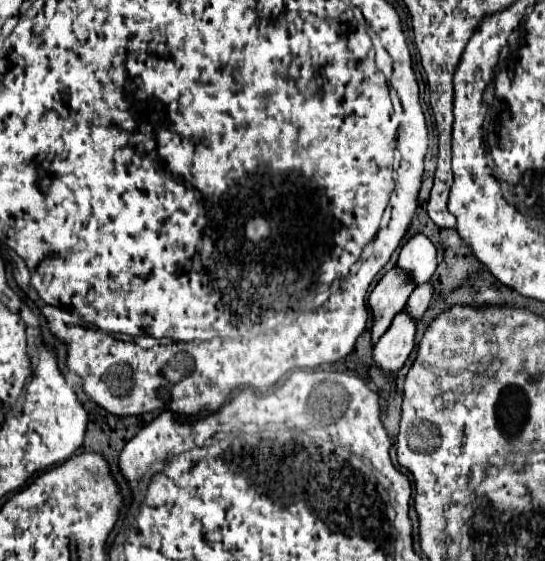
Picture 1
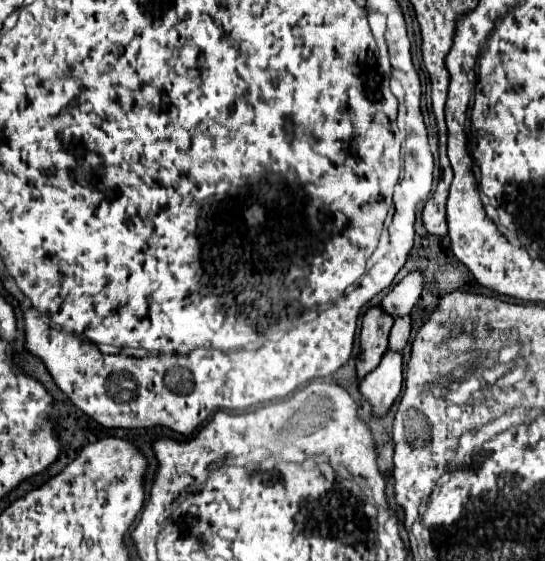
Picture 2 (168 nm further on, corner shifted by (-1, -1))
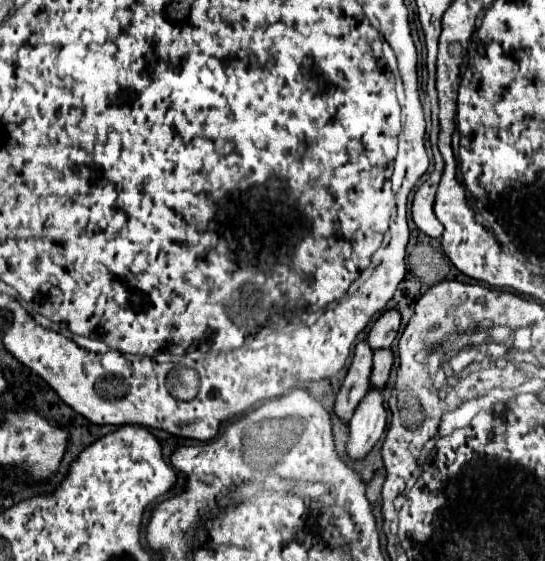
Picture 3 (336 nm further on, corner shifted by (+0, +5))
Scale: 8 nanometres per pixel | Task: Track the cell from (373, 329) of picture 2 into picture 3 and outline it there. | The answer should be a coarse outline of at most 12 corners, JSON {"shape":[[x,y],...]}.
{"shape":[[368,338],[356,344],[336,414],[346,422],[370,388],[372,356]]}

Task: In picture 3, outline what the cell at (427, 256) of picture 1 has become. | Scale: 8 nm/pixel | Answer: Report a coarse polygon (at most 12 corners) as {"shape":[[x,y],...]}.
{"shape":[[384,310],[374,322],[368,342],[390,348],[398,328],[400,310]]}

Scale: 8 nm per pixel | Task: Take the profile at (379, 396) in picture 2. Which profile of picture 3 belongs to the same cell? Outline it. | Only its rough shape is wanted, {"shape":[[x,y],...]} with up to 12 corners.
{"shape":[[382,388],[350,420],[348,454],[364,458],[386,428]]}

